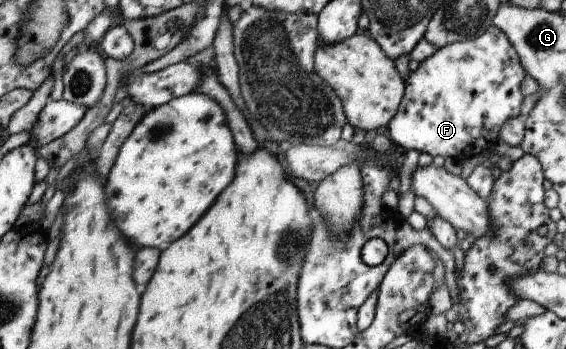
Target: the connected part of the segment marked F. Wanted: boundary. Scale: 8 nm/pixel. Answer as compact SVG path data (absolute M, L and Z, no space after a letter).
M492 25L488 26L484 33L478 34L475 38L468 40L449 43L444 47L438 48L431 56L420 62L419 67L410 72L408 79L403 82L403 96L400 100L399 107L392 119L387 123L387 130L389 139L397 147L400 152L415 149L419 153L428 153L434 157L451 157L455 160L462 160L465 156L479 155L486 151L492 150L492 143L496 141L499 135L499 127L508 119L518 116L520 109L520 102L523 96L520 94L520 81L525 75L525 71L520 65L519 59L515 53L515 49L510 45L508 38L498 29Z

